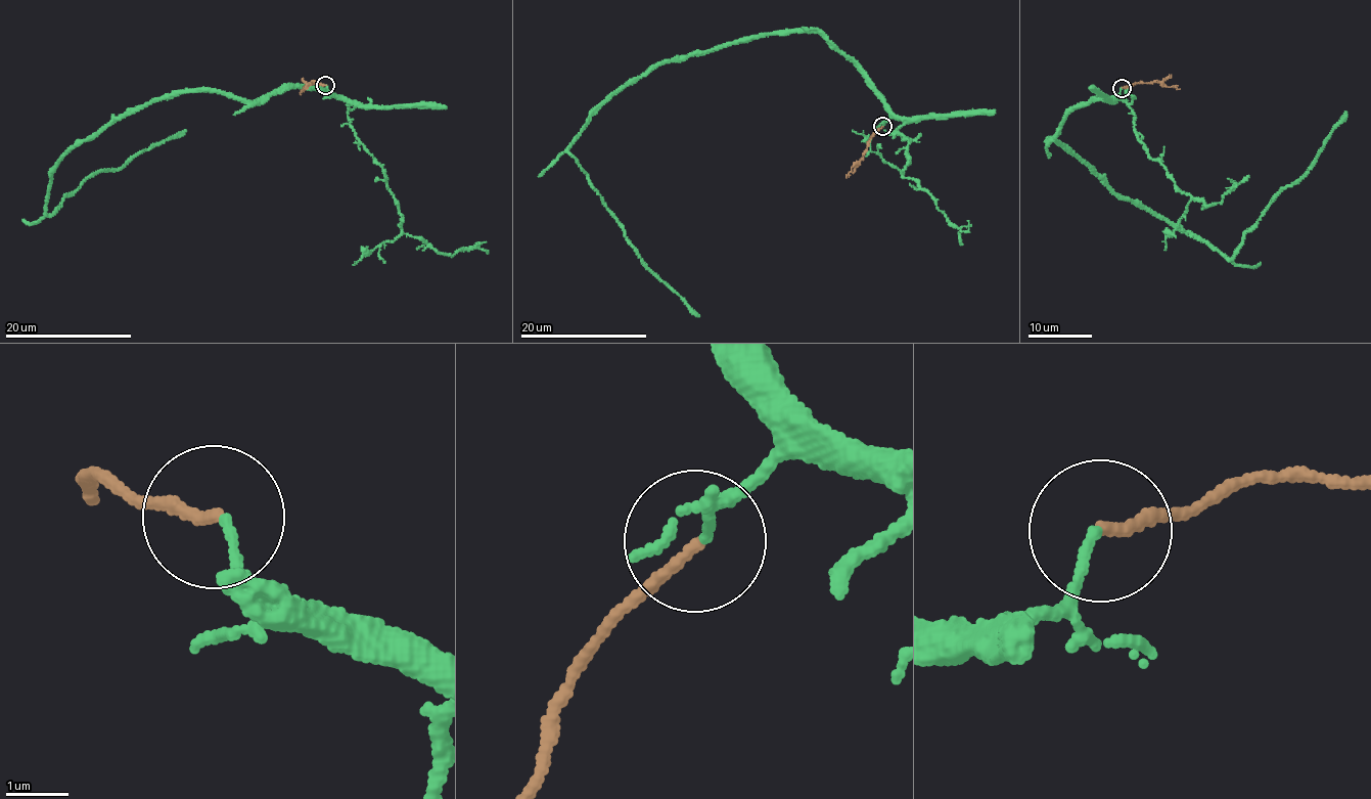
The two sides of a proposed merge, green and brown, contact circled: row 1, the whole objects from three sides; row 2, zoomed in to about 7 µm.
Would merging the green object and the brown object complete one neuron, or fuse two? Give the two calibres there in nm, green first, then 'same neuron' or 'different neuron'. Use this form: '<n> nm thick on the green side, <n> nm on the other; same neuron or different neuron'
130 nm thick on the green side, 160 nm on the other; same neuron

